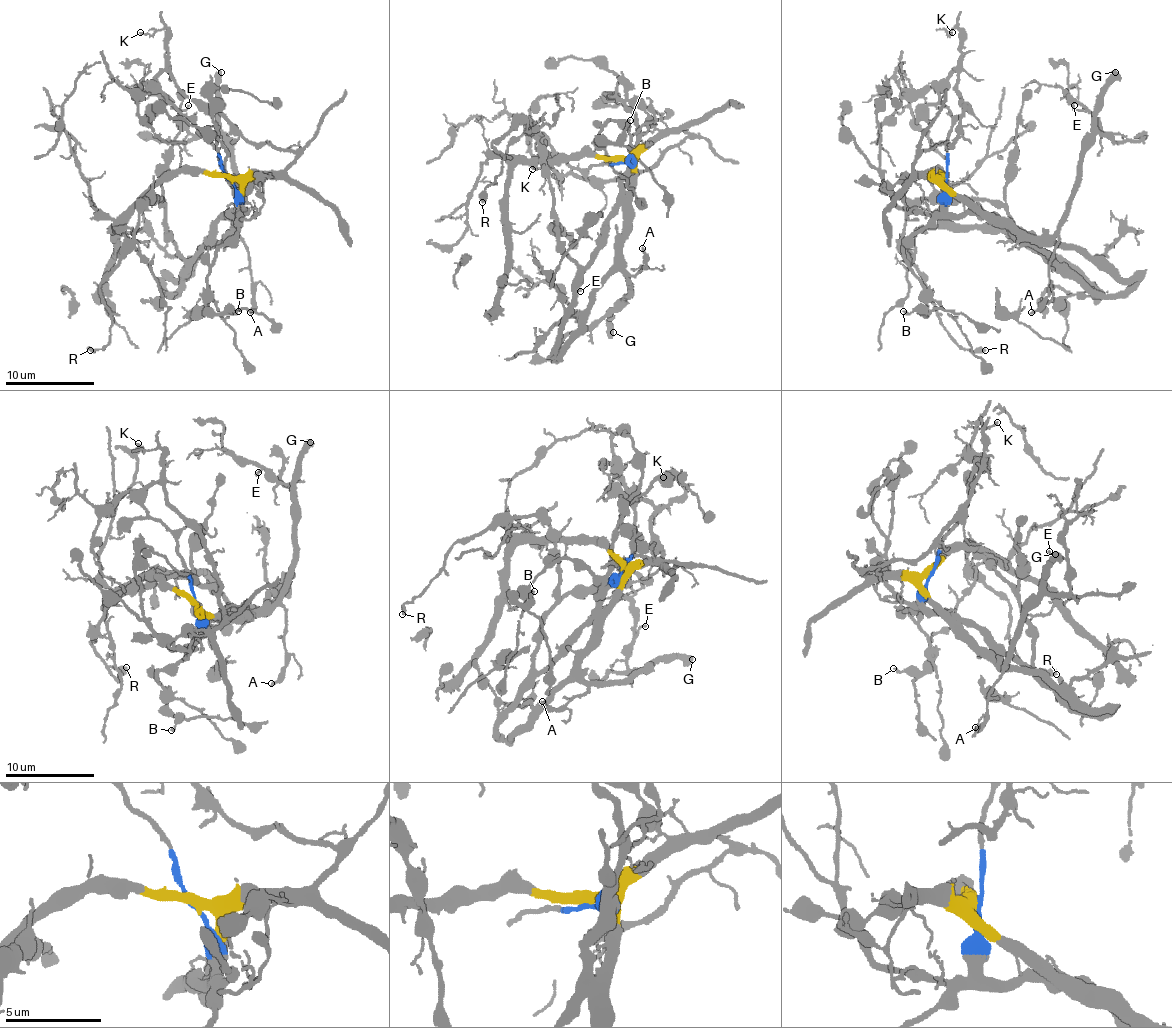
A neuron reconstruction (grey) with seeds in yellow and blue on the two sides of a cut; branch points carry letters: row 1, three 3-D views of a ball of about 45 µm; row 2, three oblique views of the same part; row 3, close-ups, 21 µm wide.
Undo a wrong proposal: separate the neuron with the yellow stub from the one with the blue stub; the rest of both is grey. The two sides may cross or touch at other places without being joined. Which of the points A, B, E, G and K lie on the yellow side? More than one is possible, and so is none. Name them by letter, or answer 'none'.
A, E, G, K

